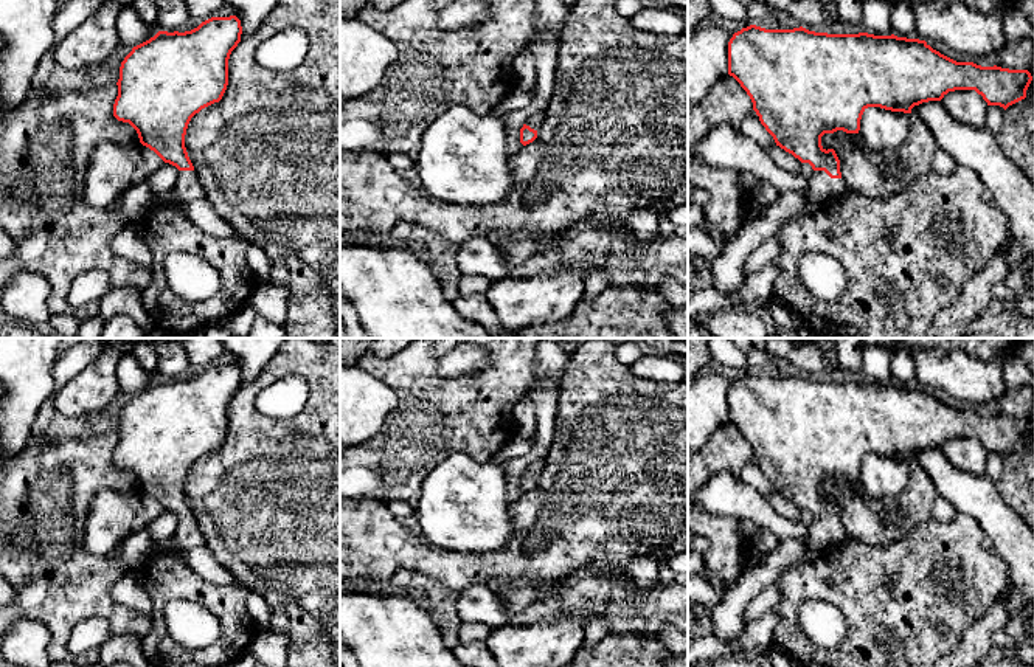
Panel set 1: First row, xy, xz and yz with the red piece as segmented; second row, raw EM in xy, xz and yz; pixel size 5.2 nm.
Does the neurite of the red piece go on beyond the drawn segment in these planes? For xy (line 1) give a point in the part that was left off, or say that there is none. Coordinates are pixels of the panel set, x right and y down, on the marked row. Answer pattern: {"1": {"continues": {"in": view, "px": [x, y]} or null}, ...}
{"1": {"continues": {"in": "xy", "px": [188, 188]}}}

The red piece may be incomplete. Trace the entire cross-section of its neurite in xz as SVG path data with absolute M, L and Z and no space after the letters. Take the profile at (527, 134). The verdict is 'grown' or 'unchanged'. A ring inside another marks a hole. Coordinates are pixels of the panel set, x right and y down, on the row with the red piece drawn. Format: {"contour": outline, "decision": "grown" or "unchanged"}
{"contour": "M543 112L531 115L520 129L520 143L523 146L533 143L537 138L537 132L543 123Z", "decision": "grown"}

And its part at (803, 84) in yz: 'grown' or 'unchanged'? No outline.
grown

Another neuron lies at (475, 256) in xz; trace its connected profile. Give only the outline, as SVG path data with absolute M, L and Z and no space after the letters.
M470 236L456 245L456 264L461 276L481 276L492 281L503 279L508 262L491 239Z

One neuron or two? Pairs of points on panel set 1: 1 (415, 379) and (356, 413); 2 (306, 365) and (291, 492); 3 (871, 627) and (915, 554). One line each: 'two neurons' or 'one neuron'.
1: two neurons
2: one neuron
3: one neuron

